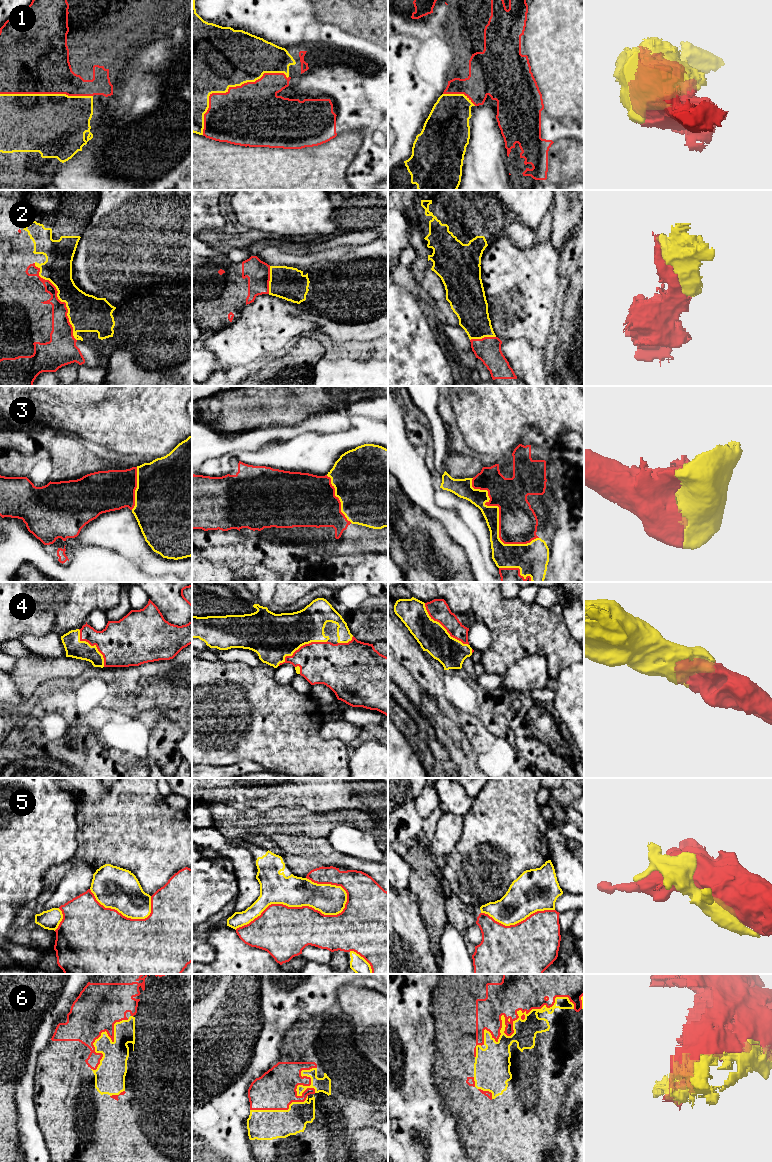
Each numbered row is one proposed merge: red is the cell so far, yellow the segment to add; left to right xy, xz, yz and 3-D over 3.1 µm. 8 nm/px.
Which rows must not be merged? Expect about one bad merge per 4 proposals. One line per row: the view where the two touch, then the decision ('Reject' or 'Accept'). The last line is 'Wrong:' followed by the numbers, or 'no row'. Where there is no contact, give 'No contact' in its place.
1: Touches red in xz. Accept
2: Touches red in xy. Accept
3: Touches red in yz. Accept
4: Touches red in xz. Accept
5: Touches red in xz. Reject
6: Touches red in yz. Accept
Wrong: 5

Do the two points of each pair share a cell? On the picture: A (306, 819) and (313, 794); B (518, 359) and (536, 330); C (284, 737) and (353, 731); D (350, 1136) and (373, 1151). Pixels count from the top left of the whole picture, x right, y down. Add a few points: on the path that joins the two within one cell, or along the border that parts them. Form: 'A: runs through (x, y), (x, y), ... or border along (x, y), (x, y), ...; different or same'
A: border along (285, 806), (304, 807), (312, 812), (332, 811); different
B: border along (505, 339), (524, 338), (537, 349); different
C: border along (321, 725), (322, 737), (339, 739), (342, 742); different
D: border along (359, 1138), (362, 1143), (355, 1151); different

